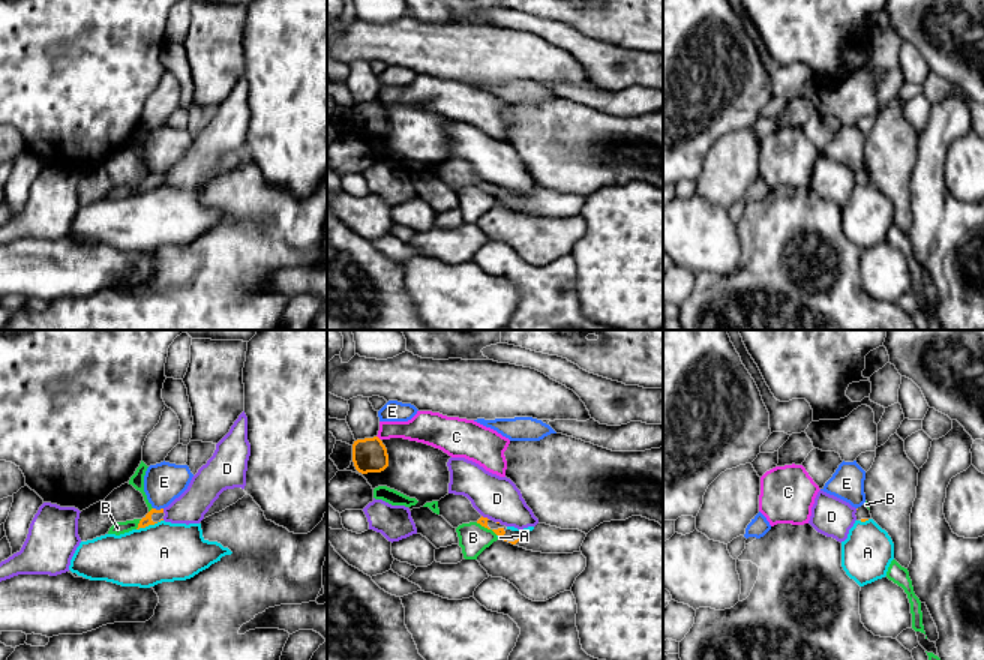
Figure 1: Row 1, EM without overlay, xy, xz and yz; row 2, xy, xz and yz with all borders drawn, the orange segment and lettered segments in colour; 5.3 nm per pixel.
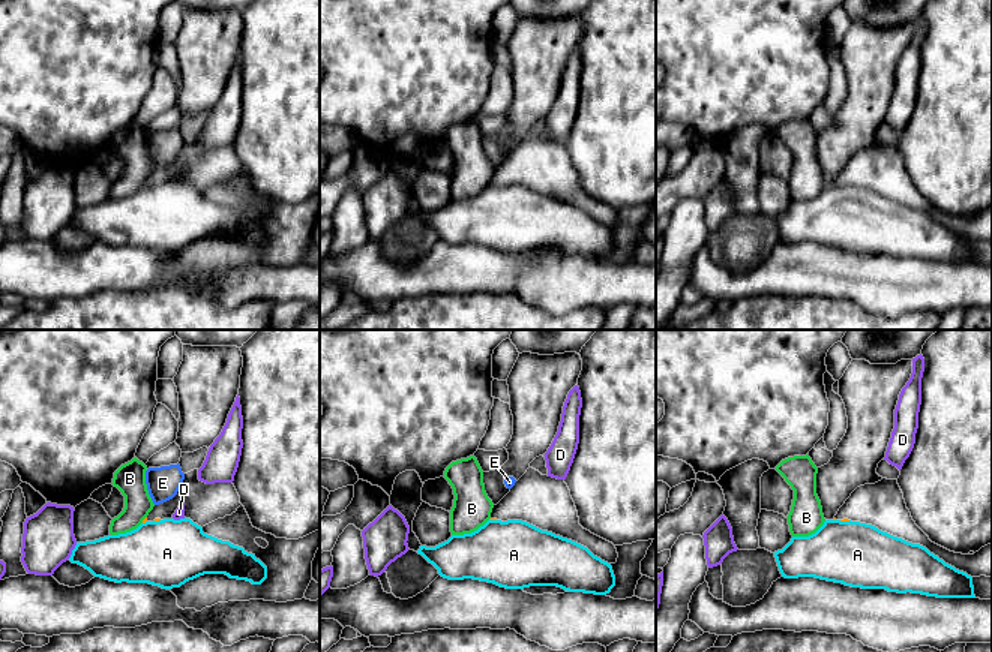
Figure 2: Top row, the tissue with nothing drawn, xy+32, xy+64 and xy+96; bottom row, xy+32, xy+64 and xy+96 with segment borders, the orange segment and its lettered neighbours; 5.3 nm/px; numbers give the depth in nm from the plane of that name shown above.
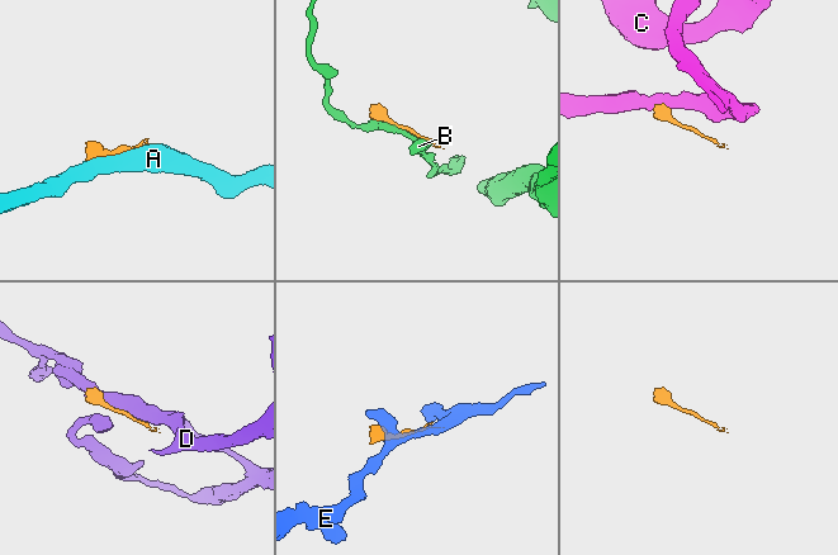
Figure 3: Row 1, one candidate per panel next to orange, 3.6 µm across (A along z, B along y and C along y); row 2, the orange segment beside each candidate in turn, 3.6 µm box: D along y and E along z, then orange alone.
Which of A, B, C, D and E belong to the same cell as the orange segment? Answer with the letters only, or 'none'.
none

